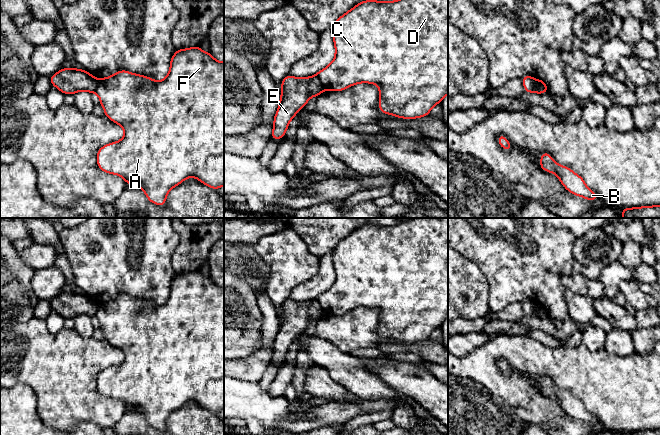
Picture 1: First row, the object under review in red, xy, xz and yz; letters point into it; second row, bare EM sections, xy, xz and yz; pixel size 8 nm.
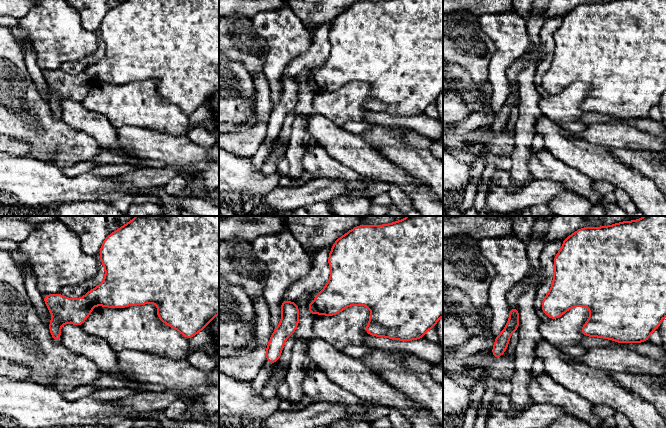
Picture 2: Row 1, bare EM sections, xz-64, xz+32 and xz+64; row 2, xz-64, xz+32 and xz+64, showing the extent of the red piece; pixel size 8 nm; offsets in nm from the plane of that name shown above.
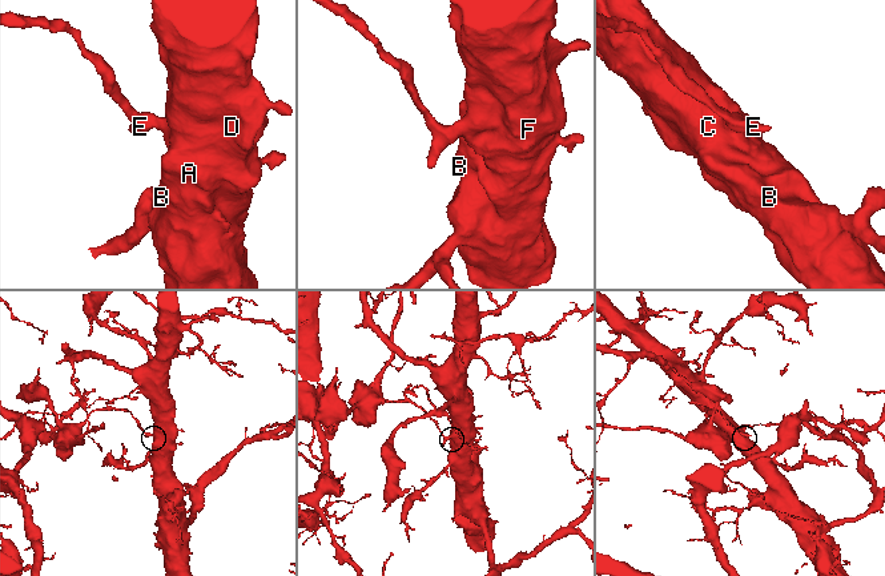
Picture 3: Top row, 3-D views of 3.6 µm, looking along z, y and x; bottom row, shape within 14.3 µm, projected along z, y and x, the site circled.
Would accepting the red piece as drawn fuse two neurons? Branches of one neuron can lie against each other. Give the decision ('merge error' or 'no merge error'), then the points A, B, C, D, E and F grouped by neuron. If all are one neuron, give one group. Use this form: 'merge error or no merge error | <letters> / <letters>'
merge error | A B C D F / E

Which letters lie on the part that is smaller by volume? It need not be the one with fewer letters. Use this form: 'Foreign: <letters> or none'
Foreign: E

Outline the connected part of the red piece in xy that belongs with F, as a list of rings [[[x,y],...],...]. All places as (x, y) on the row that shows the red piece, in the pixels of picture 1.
[[[199,46],[176,50],[170,61],[170,71],[162,81],[154,81],[151,77],[120,70],[107,78],[97,79],[96,93],[100,98],[100,105],[105,111],[105,116],[125,131],[120,141],[106,144],[97,151],[97,165],[103,172],[119,175],[127,182],[127,185],[141,188],[147,199],[159,206],[166,204],[166,195],[172,188],[189,177],[197,178],[214,190],[224,185],[224,62],[215,60],[210,52],[202,51]]]

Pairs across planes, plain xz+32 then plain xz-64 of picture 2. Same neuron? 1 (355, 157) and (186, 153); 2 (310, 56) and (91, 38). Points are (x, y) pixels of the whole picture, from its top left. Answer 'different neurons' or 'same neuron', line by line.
1: different neurons
2: different neurons

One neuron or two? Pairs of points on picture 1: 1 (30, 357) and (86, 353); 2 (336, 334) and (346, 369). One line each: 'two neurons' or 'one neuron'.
1: one neuron
2: two neurons

